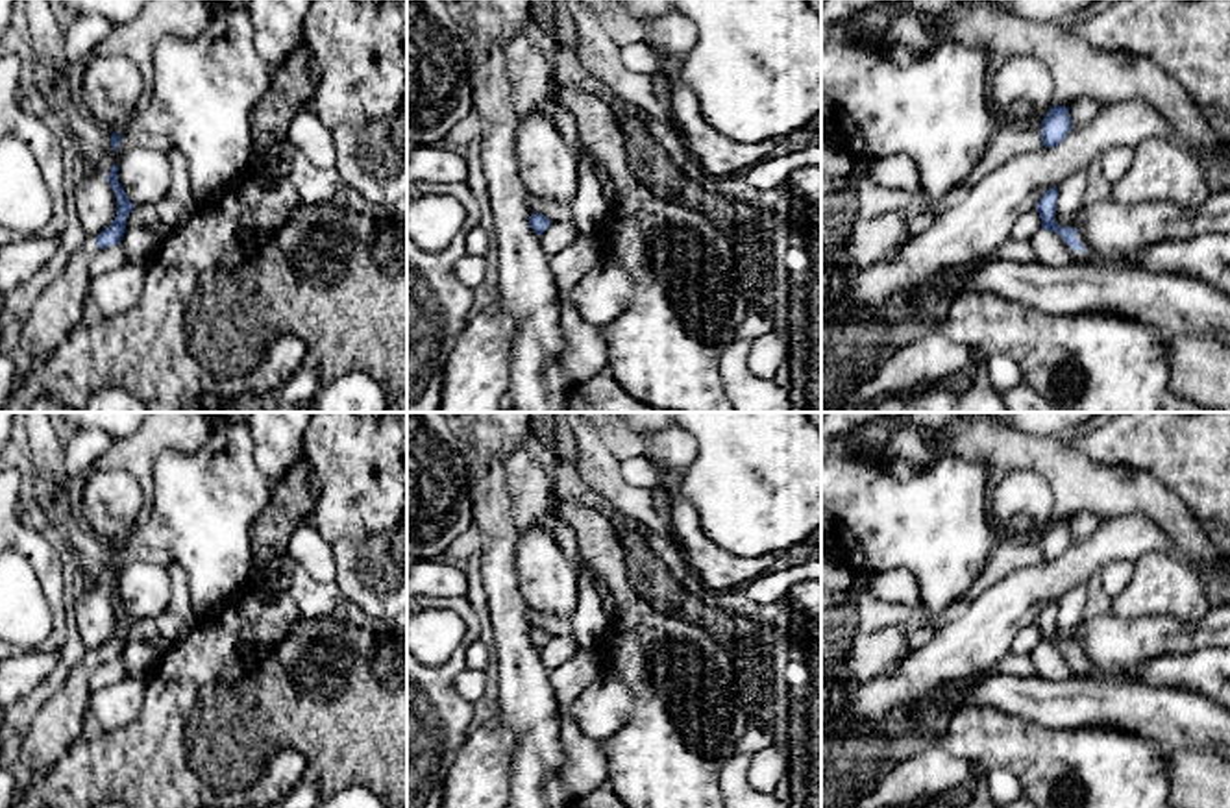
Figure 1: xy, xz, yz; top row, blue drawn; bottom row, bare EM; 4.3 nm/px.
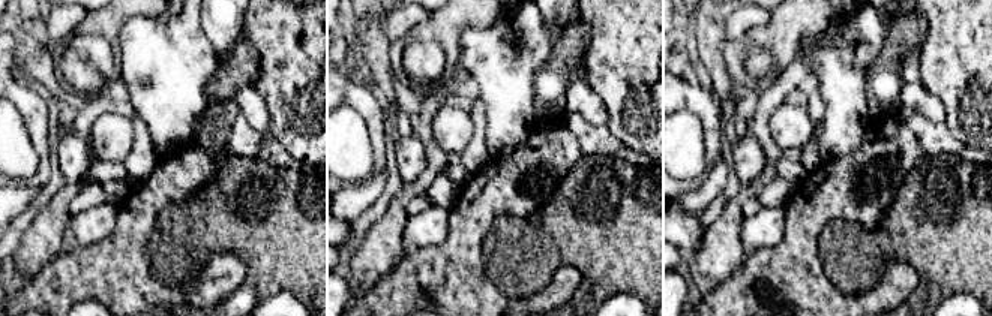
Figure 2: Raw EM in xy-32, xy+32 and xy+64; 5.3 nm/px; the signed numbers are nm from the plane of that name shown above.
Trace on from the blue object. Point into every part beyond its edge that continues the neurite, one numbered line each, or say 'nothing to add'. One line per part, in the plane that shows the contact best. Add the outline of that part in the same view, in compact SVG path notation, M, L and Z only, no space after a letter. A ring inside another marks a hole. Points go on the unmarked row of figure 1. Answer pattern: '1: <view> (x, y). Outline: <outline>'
1: xy (61, 722). Outline: M89 653L65 684L46 699L22 736L22 762L28 777L46 775L81 738L89 723L89 677L98 660Z

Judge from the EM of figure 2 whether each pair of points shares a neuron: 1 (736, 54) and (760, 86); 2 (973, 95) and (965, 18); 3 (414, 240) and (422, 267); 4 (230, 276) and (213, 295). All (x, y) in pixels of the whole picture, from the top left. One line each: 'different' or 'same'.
1: same
2: same
3: different
4: same

